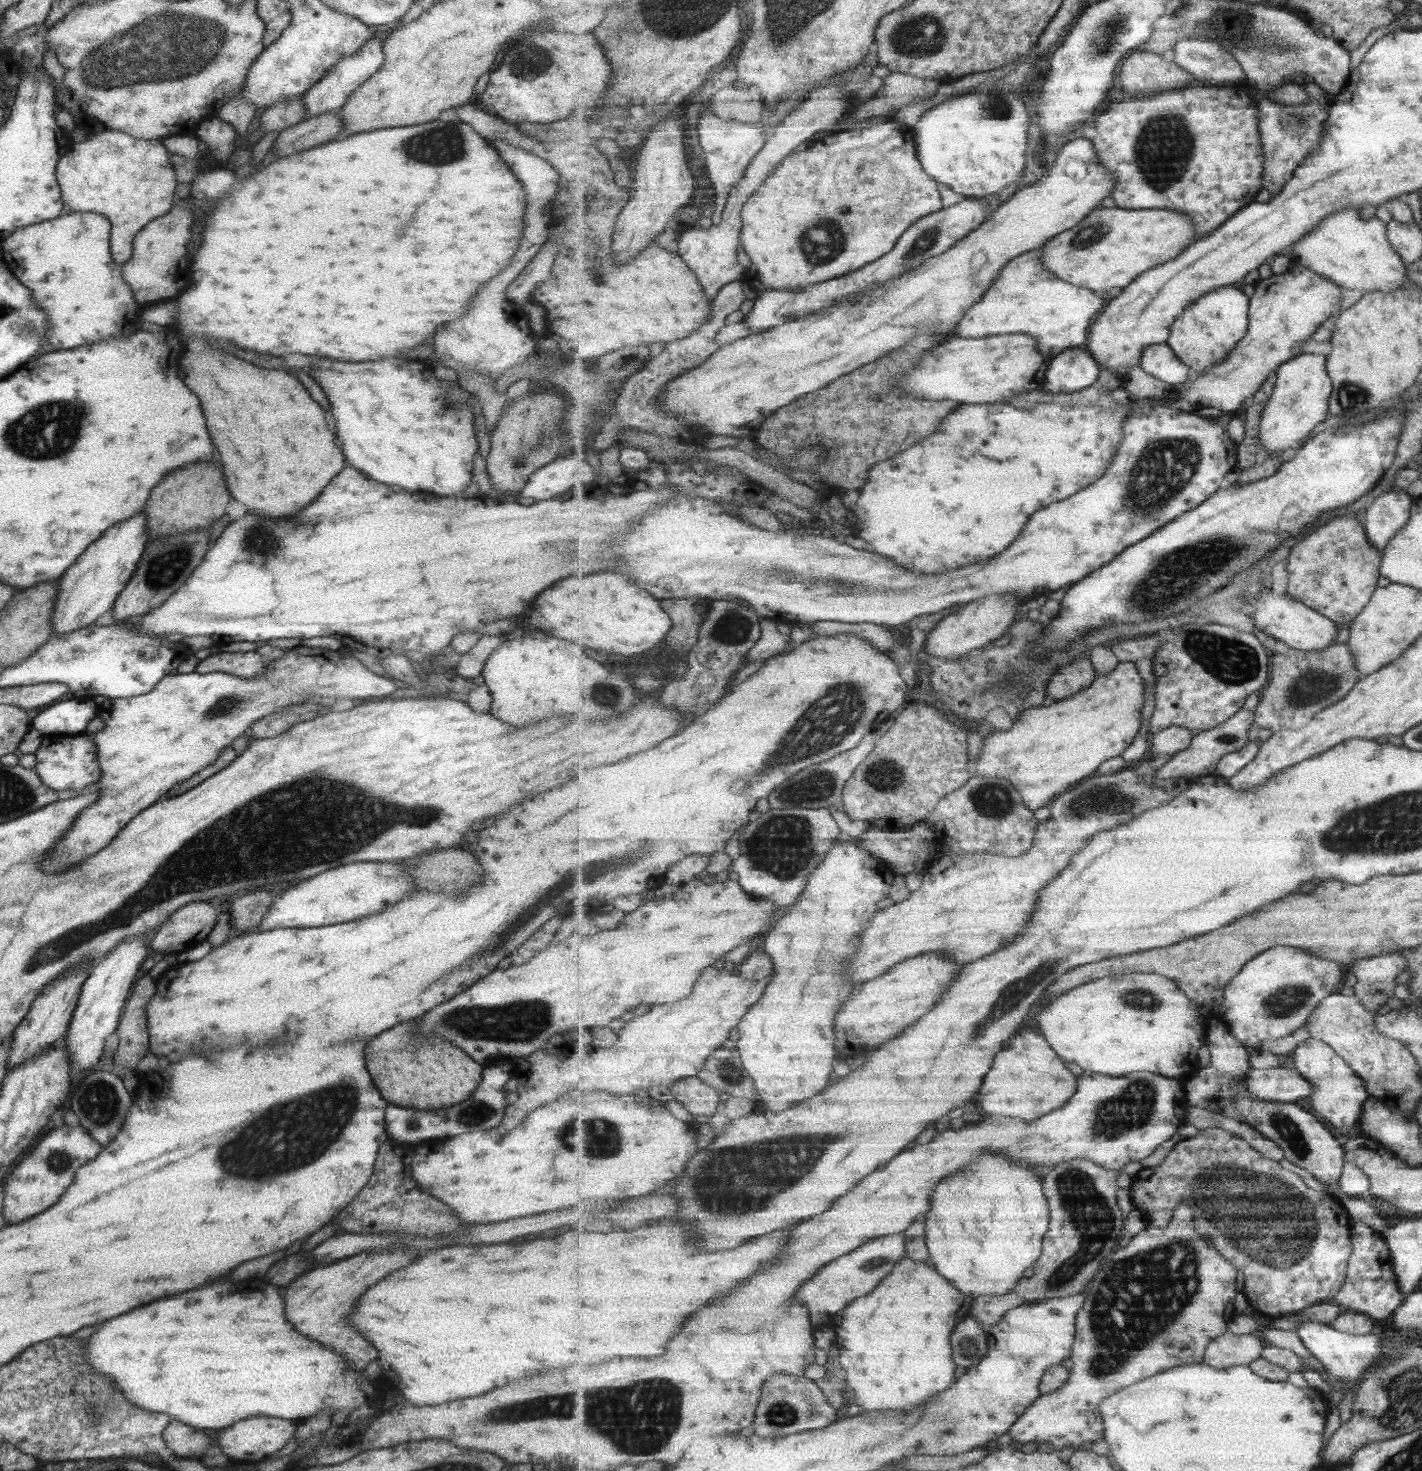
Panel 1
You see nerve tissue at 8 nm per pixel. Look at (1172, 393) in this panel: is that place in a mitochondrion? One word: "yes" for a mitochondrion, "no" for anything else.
no

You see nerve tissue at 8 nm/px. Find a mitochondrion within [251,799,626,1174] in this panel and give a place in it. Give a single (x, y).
(502, 1022)

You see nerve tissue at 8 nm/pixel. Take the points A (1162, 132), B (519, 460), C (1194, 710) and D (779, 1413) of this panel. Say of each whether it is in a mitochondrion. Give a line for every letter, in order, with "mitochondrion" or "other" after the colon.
A: mitochondrion
B: mitochondrion
C: other
D: mitochondrion

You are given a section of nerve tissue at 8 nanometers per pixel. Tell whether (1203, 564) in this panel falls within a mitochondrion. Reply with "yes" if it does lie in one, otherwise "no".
yes

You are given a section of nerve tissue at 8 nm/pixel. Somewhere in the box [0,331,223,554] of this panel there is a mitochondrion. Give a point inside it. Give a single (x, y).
(51, 429)

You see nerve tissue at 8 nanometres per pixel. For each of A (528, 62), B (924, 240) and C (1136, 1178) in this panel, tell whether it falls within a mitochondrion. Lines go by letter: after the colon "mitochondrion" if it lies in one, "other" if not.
A: mitochondrion
B: mitochondrion
C: other

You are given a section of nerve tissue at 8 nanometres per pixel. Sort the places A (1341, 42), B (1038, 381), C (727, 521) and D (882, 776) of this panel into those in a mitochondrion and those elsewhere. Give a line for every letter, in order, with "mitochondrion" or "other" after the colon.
A: other
B: other
C: other
D: mitochondrion

